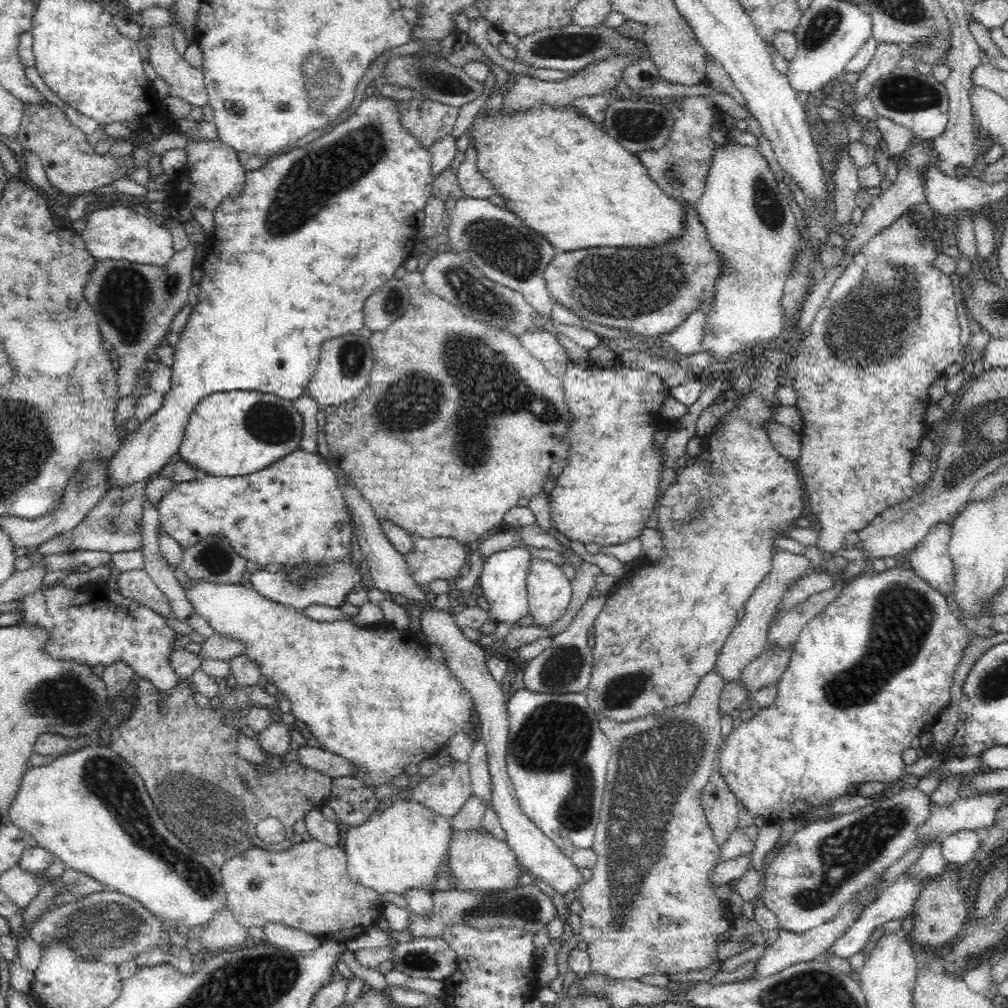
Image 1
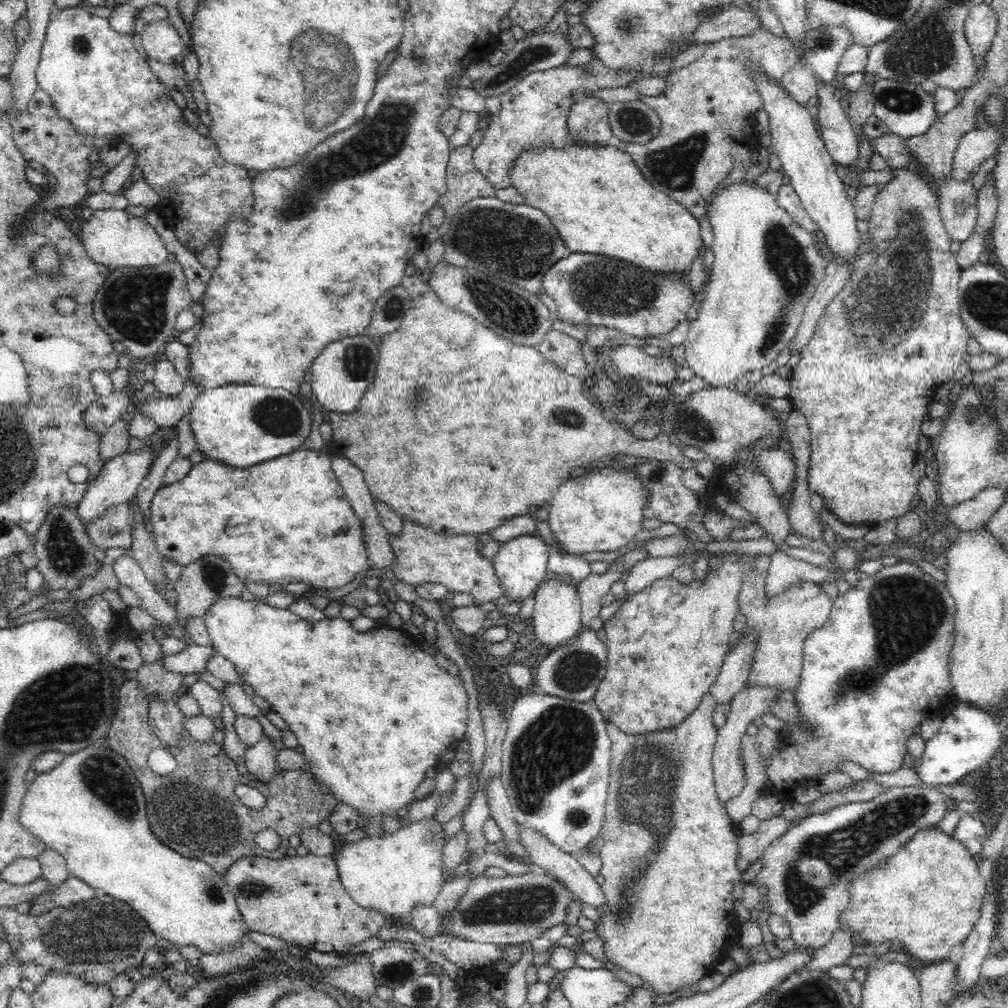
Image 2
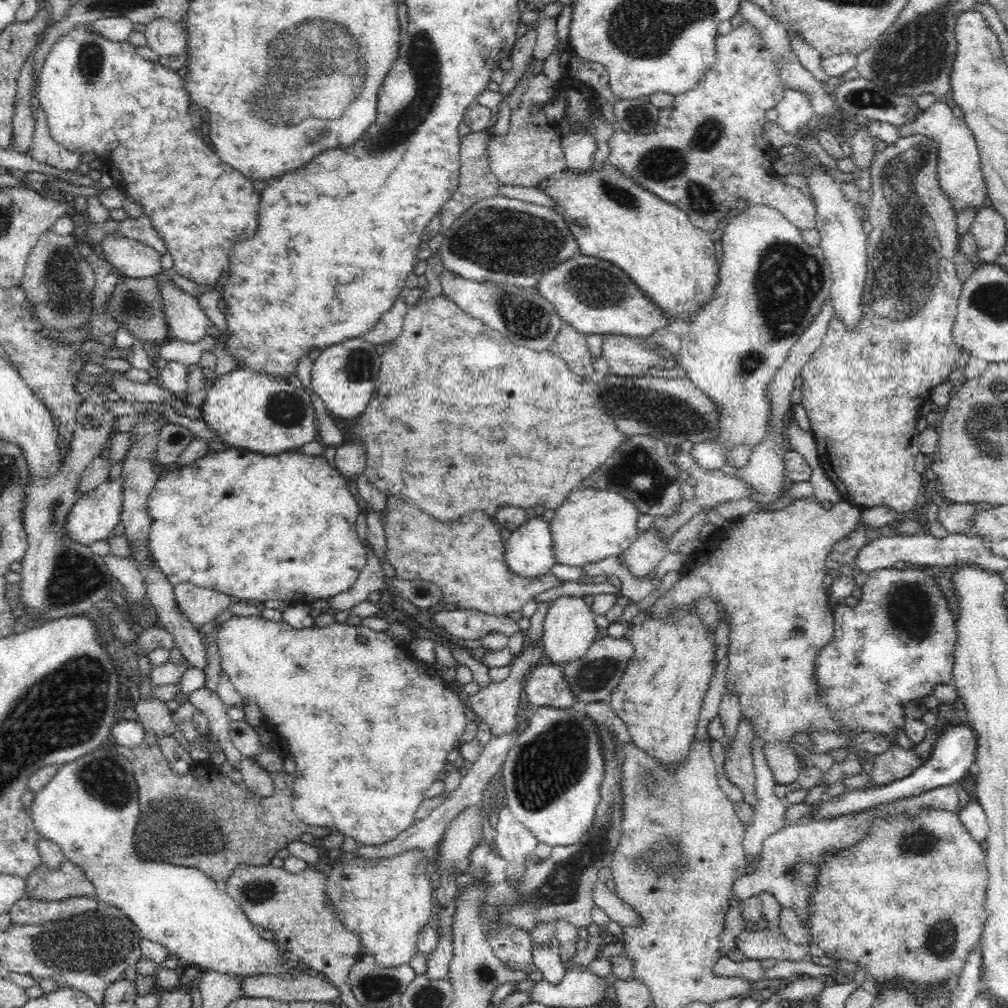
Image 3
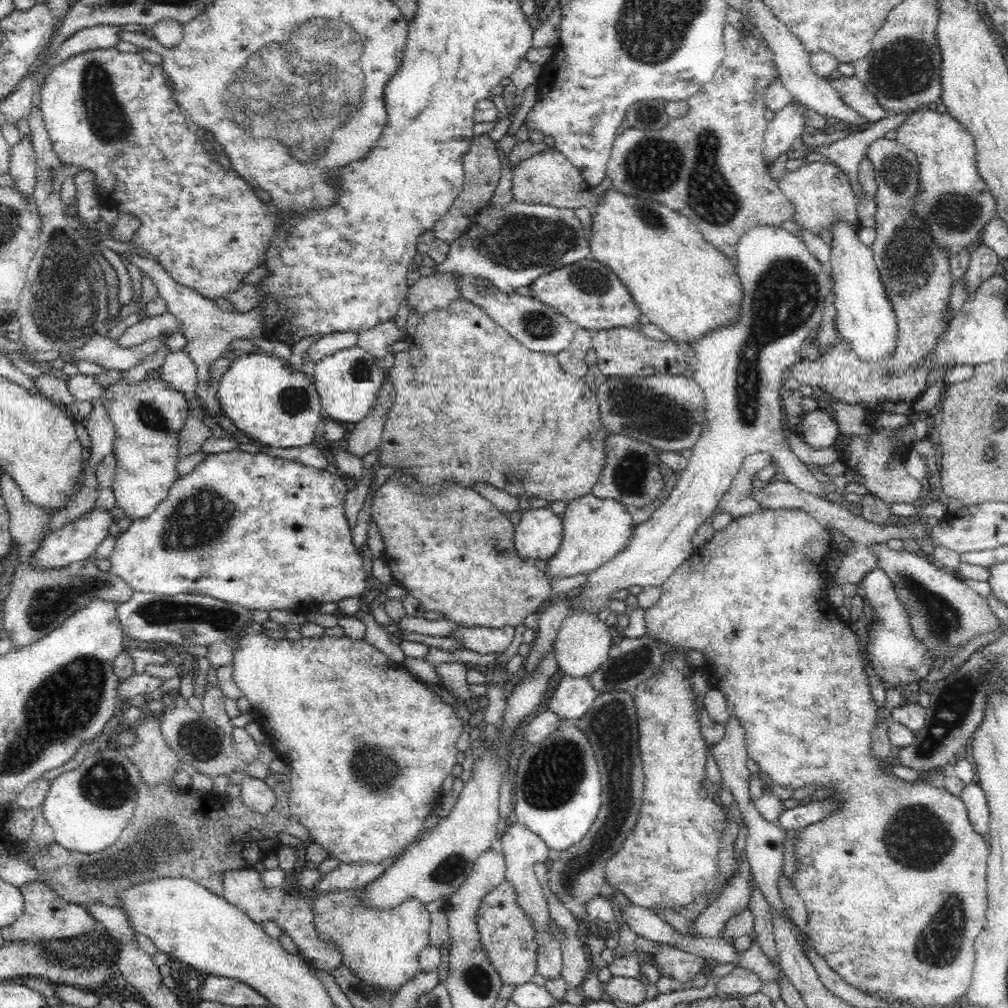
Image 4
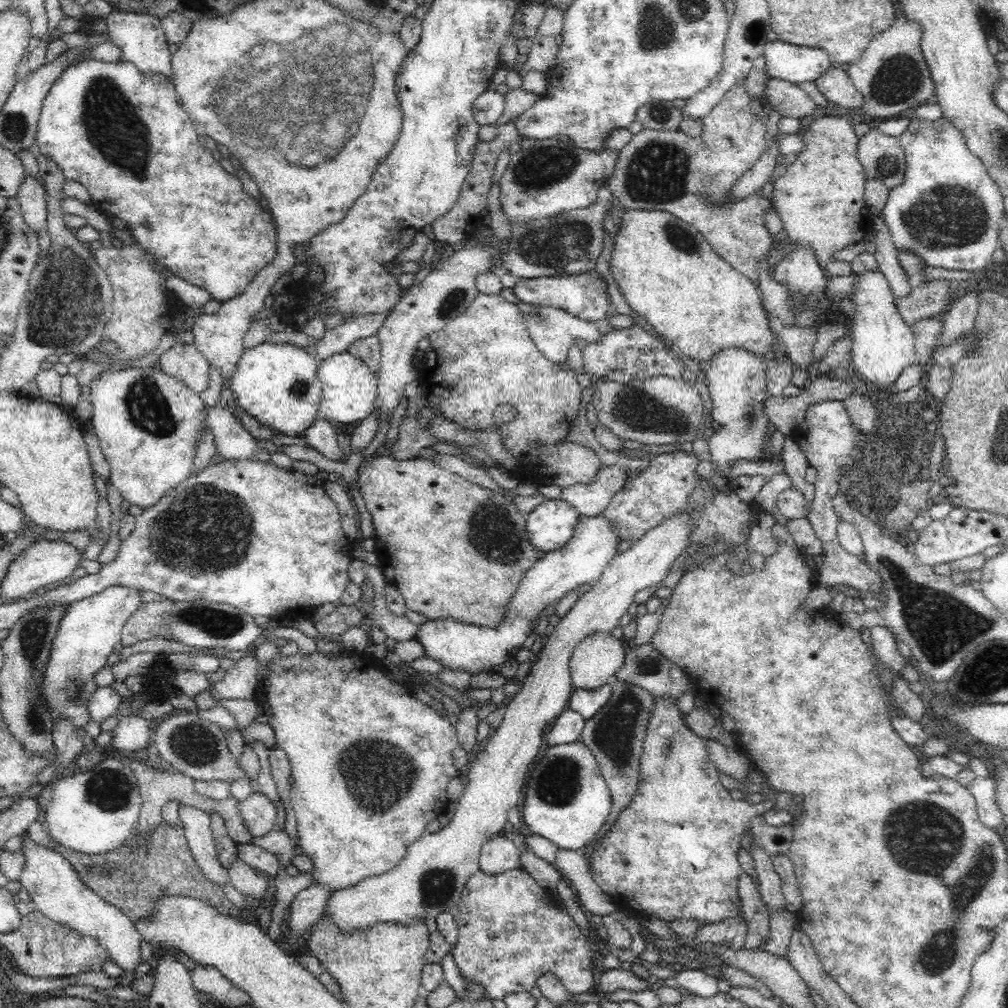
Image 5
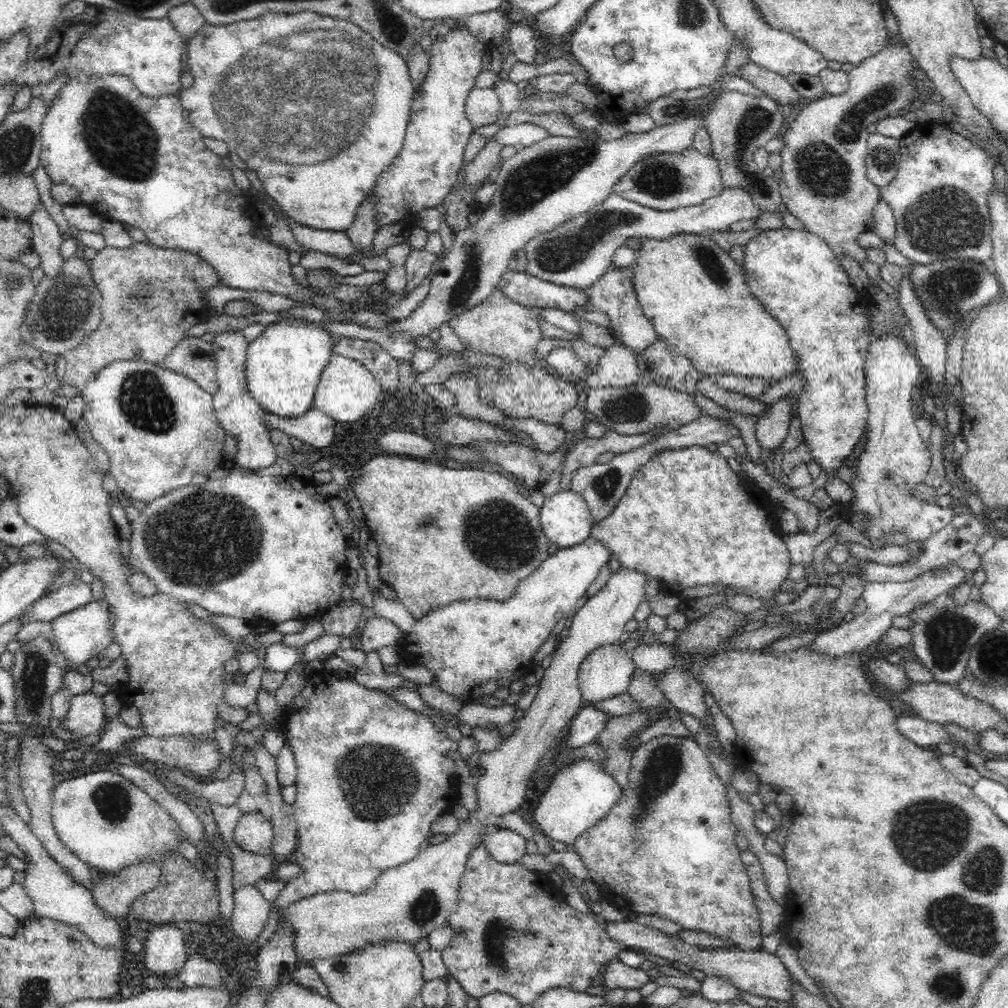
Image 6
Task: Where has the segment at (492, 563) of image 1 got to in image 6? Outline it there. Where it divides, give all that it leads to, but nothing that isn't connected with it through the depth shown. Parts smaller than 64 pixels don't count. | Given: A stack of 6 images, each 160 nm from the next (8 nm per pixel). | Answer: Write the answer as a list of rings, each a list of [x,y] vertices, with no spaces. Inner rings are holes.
[[[571,488],[562,489],[546,499],[544,506],[540,509],[540,521],[549,542],[557,544],[560,549],[584,542],[586,538],[592,536],[591,530],[594,526],[586,501]]]

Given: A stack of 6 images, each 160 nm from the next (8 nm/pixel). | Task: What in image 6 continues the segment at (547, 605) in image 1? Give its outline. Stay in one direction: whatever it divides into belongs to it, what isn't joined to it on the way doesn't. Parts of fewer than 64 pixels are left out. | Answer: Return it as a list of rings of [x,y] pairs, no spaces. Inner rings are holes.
[[[620,643],[594,649],[579,666],[578,684],[585,706],[613,696],[629,694],[627,688],[636,666]]]

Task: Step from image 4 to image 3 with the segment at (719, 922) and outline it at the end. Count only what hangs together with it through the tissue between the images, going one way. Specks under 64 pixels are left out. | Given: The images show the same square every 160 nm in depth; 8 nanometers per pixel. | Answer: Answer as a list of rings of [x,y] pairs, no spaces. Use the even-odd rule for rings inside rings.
[[[955,784],[943,786],[934,790],[924,791],[921,795],[902,798],[896,802],[886,802],[883,805],[864,809],[858,813],[840,815],[830,819],[810,819],[803,817],[797,824],[788,824],[776,834],[771,834],[764,840],[761,850],[761,861],[758,868],[749,875],[740,876],[734,880],[732,892],[728,898],[726,912],[731,908],[731,900],[742,902],[752,895],[762,892],[773,894],[779,906],[793,908],[798,918],[806,923],[810,930],[810,919],[807,918],[806,904],[810,902],[810,892],[814,889],[814,876],[821,865],[822,854],[836,854],[838,850],[850,849],[858,840],[866,837],[872,820],[877,817],[886,817],[890,814],[907,813],[907,816],[918,814],[922,806],[930,809],[958,810],[960,799]]]

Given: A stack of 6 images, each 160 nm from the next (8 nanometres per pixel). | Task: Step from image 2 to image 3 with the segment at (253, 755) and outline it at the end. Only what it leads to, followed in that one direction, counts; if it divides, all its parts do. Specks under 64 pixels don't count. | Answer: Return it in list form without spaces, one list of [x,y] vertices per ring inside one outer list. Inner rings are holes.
[[[253,757],[241,758],[237,779],[249,794],[268,798],[273,793],[273,776],[252,760]]]

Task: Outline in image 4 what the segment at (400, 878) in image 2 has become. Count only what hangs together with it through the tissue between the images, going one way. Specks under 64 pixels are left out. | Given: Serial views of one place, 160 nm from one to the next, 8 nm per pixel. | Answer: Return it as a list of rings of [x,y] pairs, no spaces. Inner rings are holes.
[[[359,888],[330,890],[316,897],[315,930],[322,942],[339,950],[343,956],[342,968],[350,970],[373,990],[396,996],[402,986],[418,976],[418,956],[429,946],[431,915],[422,902],[414,898],[406,898],[390,910],[366,909],[358,903],[359,893]]]

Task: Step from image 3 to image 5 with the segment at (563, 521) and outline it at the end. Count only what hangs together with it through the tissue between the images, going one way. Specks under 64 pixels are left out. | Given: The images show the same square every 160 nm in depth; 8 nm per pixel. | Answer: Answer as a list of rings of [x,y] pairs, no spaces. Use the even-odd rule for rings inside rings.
[[[603,515],[596,518],[582,517],[571,539],[562,548],[546,553],[530,568],[510,600],[506,613],[502,614],[500,626],[489,629],[486,626],[458,622],[453,618],[438,618],[419,625],[414,639],[422,645],[424,657],[435,660],[443,669],[468,671],[472,676],[482,672],[495,674],[496,667],[514,659],[512,650],[518,652],[522,648],[526,638],[535,632],[542,619],[541,614],[548,607],[554,610],[558,601],[568,592],[580,586],[589,586],[599,579],[608,563],[617,555],[618,543],[616,527]]]

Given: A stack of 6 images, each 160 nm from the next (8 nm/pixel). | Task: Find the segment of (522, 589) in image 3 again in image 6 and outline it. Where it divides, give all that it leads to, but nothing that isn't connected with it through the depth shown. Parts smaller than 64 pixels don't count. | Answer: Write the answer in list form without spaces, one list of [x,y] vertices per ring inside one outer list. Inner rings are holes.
[[[384,454],[372,460],[367,459],[362,463],[361,472],[355,478],[353,492],[355,498],[360,501],[366,516],[365,526],[369,529],[369,536],[374,538],[379,552],[376,557],[379,568],[379,576],[382,582],[396,592],[396,598],[409,611],[415,620],[420,620],[424,614],[428,614],[434,608],[442,608],[450,602],[466,601],[471,599],[484,599],[490,601],[506,601],[518,584],[523,579],[528,578],[532,572],[538,570],[538,567],[550,555],[549,538],[543,532],[543,526],[540,521],[540,509],[537,508],[528,498],[520,493],[520,482],[512,482],[497,474],[496,472],[485,472],[484,470],[475,470],[467,468],[466,470],[453,470],[452,468],[442,468],[438,464],[430,464],[424,460],[406,460],[406,456]]]

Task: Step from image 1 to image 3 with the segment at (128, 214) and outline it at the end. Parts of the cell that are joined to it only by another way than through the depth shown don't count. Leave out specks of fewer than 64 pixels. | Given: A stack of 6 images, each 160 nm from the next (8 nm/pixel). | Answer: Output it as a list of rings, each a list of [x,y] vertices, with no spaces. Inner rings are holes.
[[[108,236],[101,244],[104,259],[120,276],[131,279],[154,277],[161,270],[160,253],[123,236]]]

